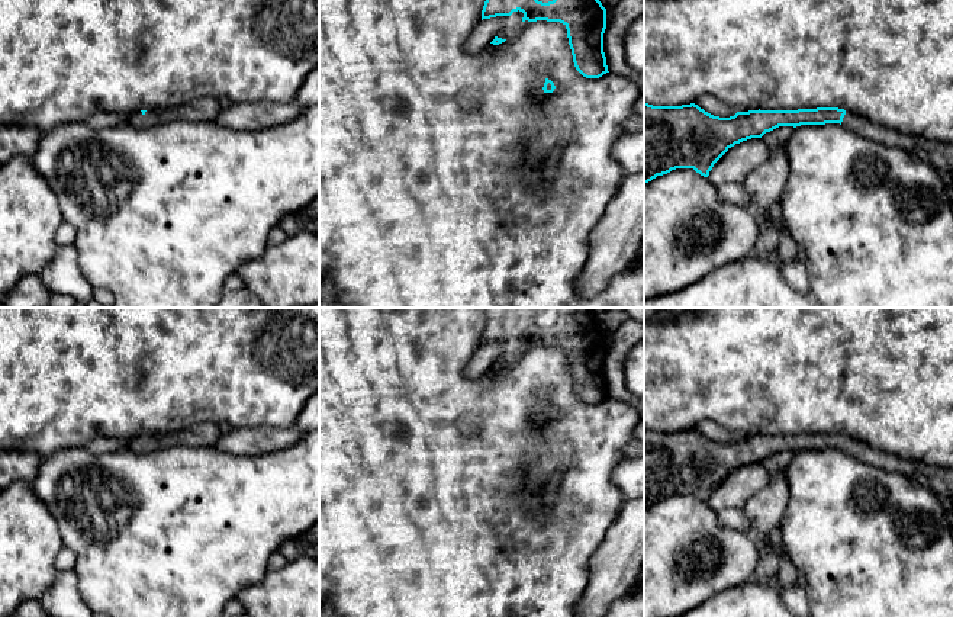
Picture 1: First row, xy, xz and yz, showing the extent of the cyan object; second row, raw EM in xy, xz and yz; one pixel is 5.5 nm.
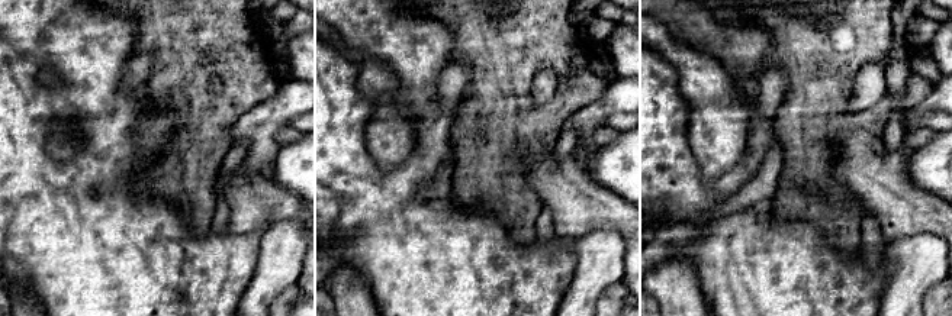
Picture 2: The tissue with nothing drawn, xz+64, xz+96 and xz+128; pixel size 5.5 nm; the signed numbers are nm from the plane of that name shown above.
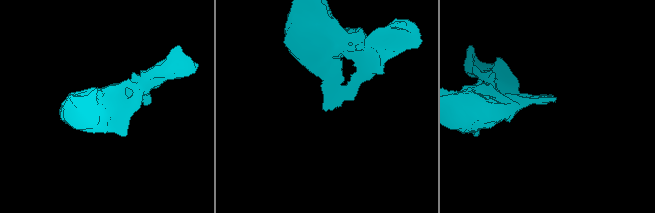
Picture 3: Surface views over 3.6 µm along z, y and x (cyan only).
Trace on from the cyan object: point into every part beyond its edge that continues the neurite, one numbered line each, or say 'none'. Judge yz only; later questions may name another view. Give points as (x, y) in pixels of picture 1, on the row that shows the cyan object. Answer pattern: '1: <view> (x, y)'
1: yz (939, 156)

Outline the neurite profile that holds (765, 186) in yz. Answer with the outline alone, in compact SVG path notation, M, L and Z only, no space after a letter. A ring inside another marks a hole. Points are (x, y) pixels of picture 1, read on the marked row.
M783 147L772 151L767 160L743 183L750 196L750 209L763 216L779 203L789 174L789 161Z

